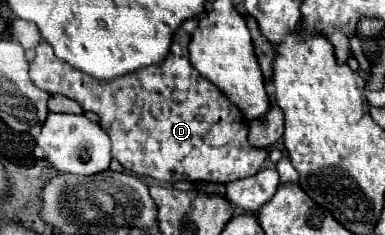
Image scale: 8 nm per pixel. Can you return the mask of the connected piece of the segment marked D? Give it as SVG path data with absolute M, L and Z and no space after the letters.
M177 29L175 37L173 37L171 53L169 53L169 57L167 57L167 61L165 61L163 65L155 65L155 67L151 67L151 69L139 69L139 73L131 73L131 77L119 77L119 81L107 81L107 83L95 81L93 77L87 77L85 73L79 73L79 71L73 69L71 65L59 61L59 59L55 57L51 45L47 45L45 41L41 41L41 43L37 45L37 57L35 57L35 61L31 63L29 77L31 77L31 81L33 81L39 89L47 91L49 95L55 95L55 93L65 95L65 97L69 97L69 99L75 99L83 109L89 109L89 111L97 113L103 131L105 131L105 133L109 135L109 139L111 139L111 145L113 145L113 147L111 147L111 155L113 155L125 169L129 169L129 171L133 171L133 173L137 173L137 175L151 177L151 179L161 181L161 183L177 183L177 181L191 181L191 183L195 183L195 181L205 181L205 183L223 183L223 185L227 185L227 183L231 183L231 181L237 181L237 179L245 179L245 177L255 175L255 173L261 169L261 165L265 163L265 159L267 159L267 151L265 151L265 149L255 149L255 147L251 147L251 145L247 143L247 121L245 121L243 113L241 113L213 83L209 83L205 77L199 75L199 71L193 69L193 65L191 65L191 61L189 61L189 35L187 35L183 29Z

